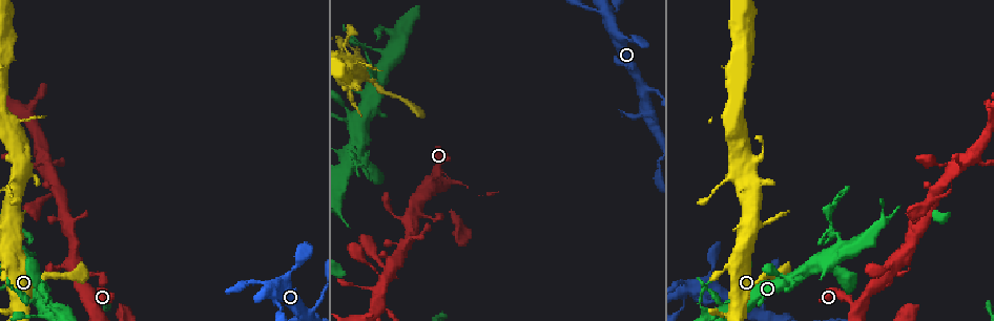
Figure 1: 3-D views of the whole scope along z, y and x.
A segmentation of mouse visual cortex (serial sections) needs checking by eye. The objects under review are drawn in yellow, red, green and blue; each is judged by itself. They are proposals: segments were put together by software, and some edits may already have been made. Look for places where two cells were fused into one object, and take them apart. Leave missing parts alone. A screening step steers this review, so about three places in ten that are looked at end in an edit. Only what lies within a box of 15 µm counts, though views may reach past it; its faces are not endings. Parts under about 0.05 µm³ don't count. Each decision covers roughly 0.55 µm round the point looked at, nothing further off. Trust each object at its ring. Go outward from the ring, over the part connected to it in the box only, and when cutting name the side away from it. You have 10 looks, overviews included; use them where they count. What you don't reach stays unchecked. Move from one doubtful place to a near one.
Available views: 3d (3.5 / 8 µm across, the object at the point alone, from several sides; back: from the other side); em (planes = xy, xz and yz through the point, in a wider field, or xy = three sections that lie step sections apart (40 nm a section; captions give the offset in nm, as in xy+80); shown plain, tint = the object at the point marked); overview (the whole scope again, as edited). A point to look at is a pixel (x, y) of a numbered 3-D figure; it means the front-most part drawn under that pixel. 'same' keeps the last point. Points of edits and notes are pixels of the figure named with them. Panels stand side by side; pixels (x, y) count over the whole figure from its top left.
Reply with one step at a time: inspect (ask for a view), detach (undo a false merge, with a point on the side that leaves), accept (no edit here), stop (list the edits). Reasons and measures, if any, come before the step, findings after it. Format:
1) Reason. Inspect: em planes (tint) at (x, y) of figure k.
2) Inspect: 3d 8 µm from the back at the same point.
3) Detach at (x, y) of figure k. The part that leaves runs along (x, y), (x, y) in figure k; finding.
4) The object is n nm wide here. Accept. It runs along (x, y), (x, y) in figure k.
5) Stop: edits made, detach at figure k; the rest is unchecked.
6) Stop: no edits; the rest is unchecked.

Two arms in line, one across. Inspect: 3d 3.5 µm at (36, 299) of figure 1.

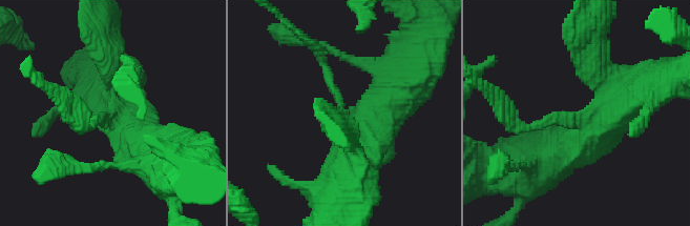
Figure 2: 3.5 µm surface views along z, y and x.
Inspect: em xy step 3 (plain) at (590, 120) of figure 2.

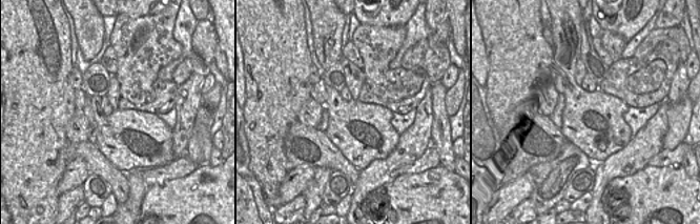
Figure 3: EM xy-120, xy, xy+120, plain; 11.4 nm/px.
Inspect: em xy step 3 (tint) at the same point.

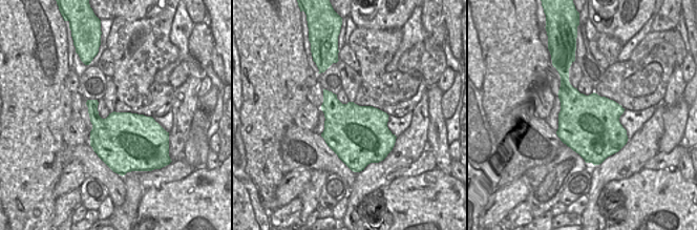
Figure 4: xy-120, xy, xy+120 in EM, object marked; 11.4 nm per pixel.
The object is 650 nm wide here. Accept. It runs along (660, 82), (596, 134), (555, 157) in figure 2; continuous, no second cell.

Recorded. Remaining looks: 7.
Thin arm on a thick one. Inspect: 3d 3.5 µm from the back at (390, 270) of figure 1.

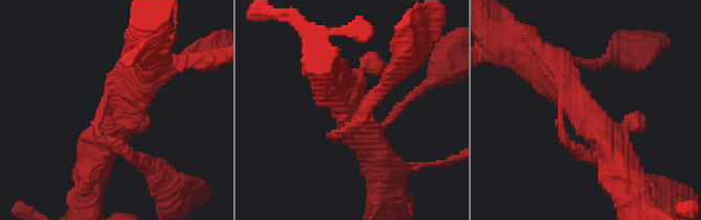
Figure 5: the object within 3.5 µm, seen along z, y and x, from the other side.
3 arms meet here; the arms are 150, 400, 450 nm wide; need the tissue. Inspect: em xy step 1 (tint) at (580, 103) of figure 5.

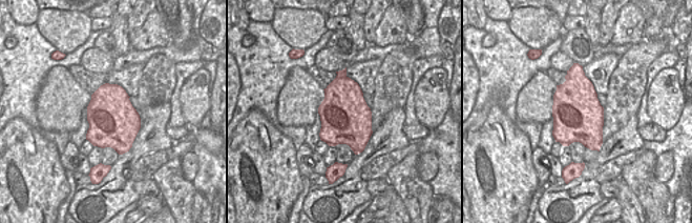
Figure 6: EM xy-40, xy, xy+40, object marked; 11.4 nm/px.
Accept. It runs along (615, 159), (580, 100), (534, 62) in figure 5; continuous, no second cell.

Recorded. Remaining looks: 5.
Inspect: 3d 3.5 µm at (981, 161) of figure 1.

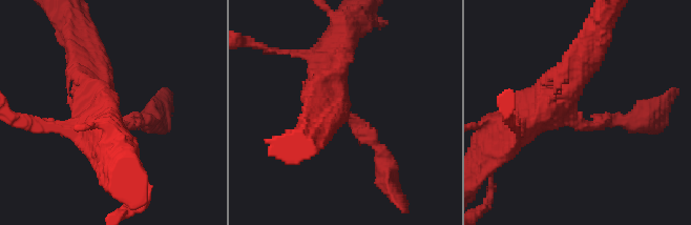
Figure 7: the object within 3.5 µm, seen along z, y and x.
3 arms meet here; the arms are 200, 450, 450 nm wide. Inspect: em xy step 1 (tint) at (580, 121) of figure 7.

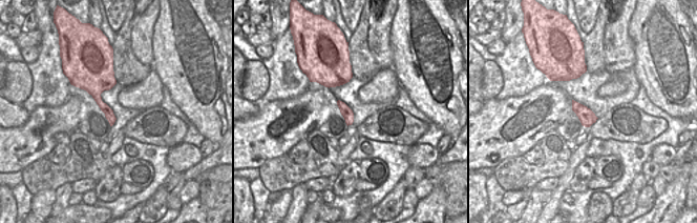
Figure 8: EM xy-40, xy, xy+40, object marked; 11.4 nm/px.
Accept. It runs along (331, 61), (337, 107), (385, 166) in figure 7; one cell here.

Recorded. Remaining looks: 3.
A narrow waist. Inspect: 3d 8 µm at (830, 224) of figure 1.

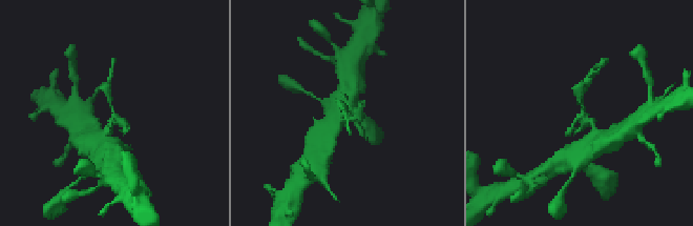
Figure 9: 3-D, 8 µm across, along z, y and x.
Inspect: em xy step 2 (tint) at (111, 111) of figure 9.

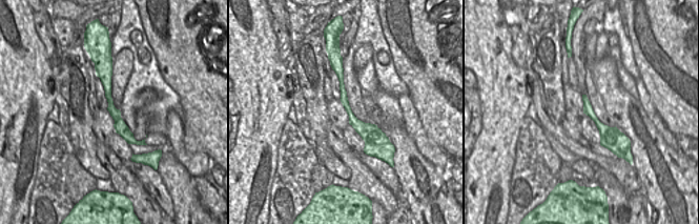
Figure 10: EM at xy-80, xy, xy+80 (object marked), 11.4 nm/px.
Accept. It runs along (340, 64), (344, 101), (368, 135), (367, 149) in figure 10; continuous, no second cell.

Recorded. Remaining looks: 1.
Stop: no edits; the rest is unchecked.

